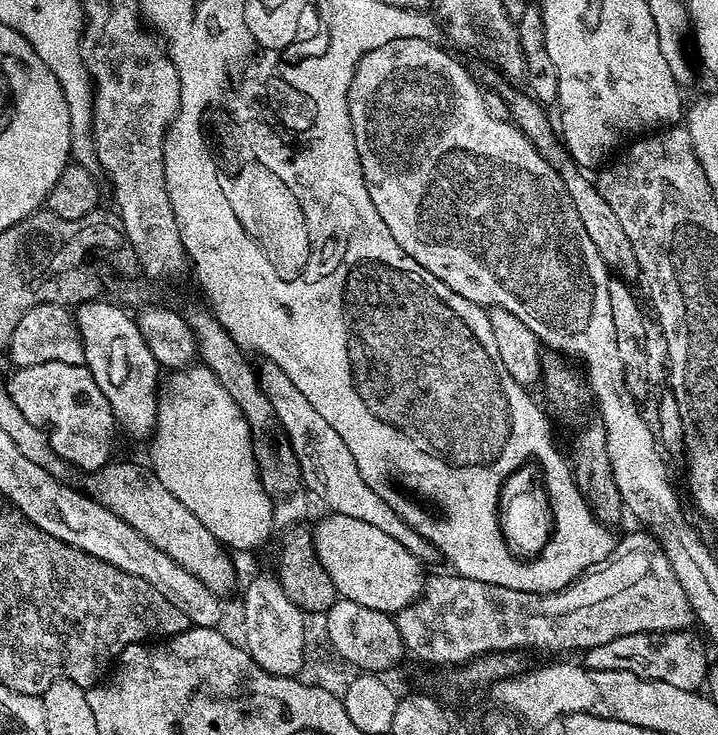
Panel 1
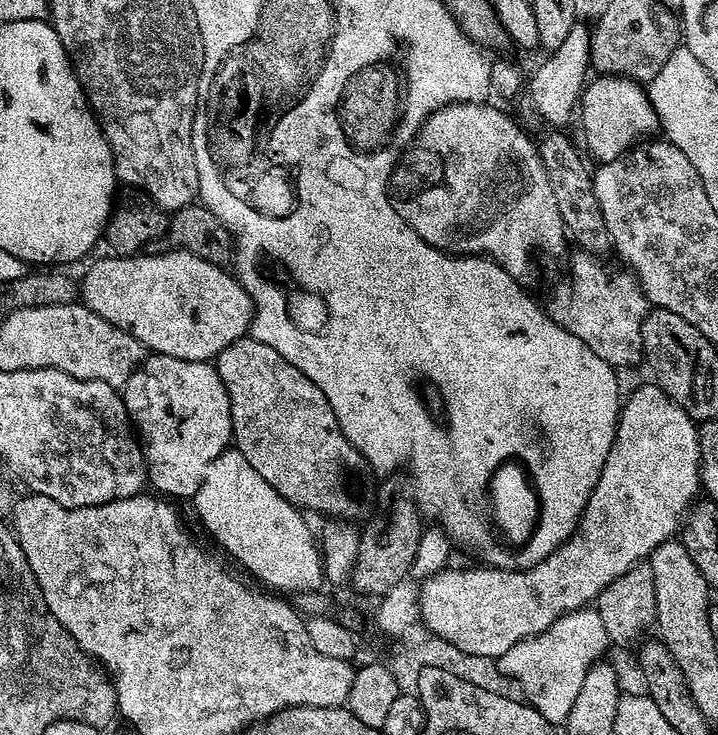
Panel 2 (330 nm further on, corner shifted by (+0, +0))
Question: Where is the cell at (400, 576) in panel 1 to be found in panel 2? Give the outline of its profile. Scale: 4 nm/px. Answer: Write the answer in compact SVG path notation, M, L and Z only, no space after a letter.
M649 382L649 384L642 385L641 388L634 389L629 396L627 393L626 399L623 401L620 419L616 421L616 437L606 454L598 482L592 487L588 504L584 507L584 513L580 515L580 521L576 523L576 529L572 531L572 537L562 546L558 546L558 550L554 550L554 554L550 554L542 562L533 564L531 568L517 568L516 571L511 572L505 568L487 566L464 569L449 566L442 569L441 572L434 573L433 576L427 577L418 588L419 622L432 631L435 636L444 639L466 654L499 658L502 654L506 654L506 650L510 650L510 646L514 646L531 636L542 634L547 628L554 626L554 622L558 622L558 618L562 618L567 612L577 612L579 608L591 605L596 597L602 594L602 590L606 590L606 586L610 586L610 582L614 582L614 578L622 578L622 574L626 574L626 570L630 570L635 564L647 561L653 550L662 546L662 542L673 539L681 531L684 513L701 495L700 466L700 429L697 421L693 420L690 414L686 414L686 410L682 410L682 406L678 406L678 402L670 399L662 391L659 384Z

